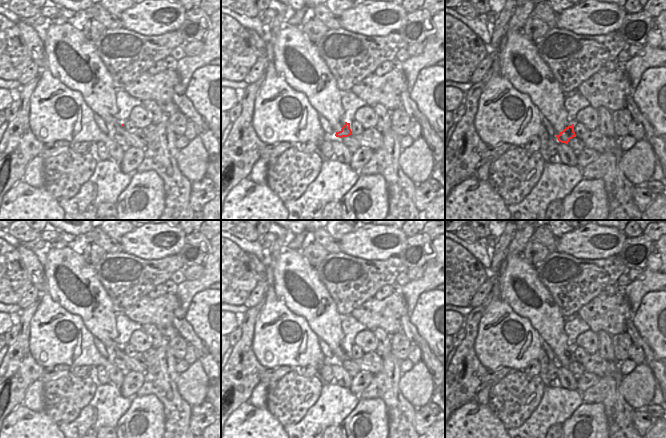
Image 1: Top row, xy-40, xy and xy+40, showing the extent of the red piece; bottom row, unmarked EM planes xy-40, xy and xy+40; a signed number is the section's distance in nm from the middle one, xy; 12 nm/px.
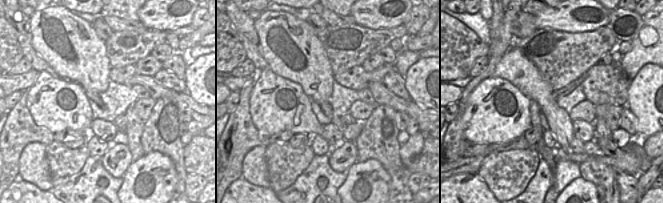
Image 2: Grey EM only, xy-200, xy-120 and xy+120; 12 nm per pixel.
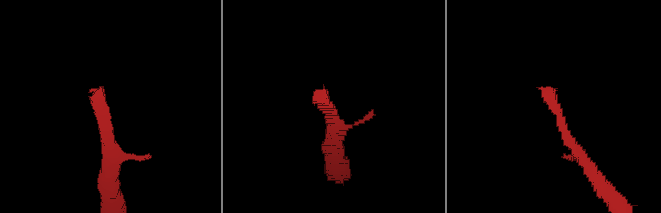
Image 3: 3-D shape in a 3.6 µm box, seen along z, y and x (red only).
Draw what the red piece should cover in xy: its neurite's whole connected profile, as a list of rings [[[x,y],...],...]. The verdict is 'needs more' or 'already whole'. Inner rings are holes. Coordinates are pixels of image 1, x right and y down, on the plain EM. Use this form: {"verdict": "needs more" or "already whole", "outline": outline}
{"verdict": "needs more", "outline": [[[285,249],[273,268],[277,298],[295,315],[304,317],[314,334],[330,348],[336,361],[352,359],[344,345],[341,316],[315,267],[298,251]]]}

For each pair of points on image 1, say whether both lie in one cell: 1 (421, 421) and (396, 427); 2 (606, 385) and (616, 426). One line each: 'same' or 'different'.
1: different
2: same

